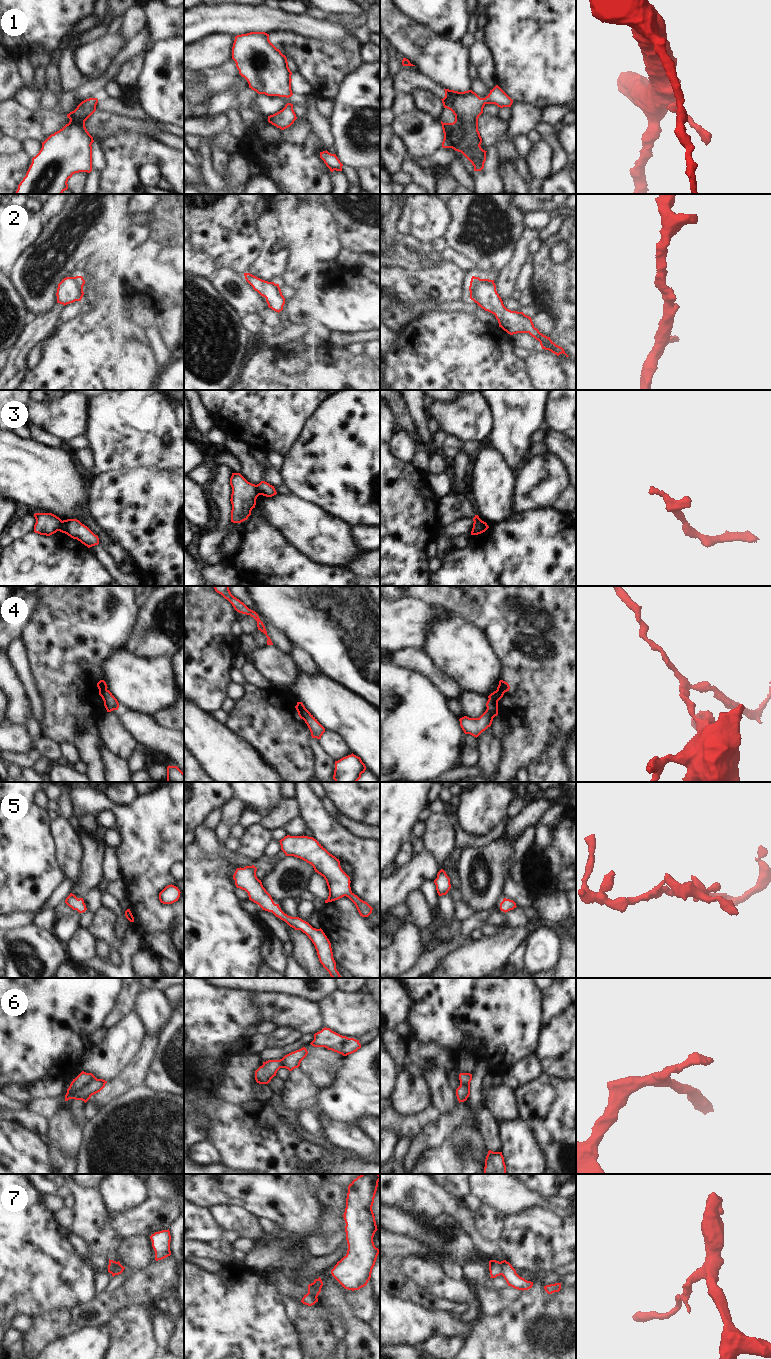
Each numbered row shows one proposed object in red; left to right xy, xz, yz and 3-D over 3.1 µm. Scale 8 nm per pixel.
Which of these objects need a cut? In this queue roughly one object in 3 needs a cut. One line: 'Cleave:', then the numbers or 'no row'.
Cleave: 3, 4, 6, 7

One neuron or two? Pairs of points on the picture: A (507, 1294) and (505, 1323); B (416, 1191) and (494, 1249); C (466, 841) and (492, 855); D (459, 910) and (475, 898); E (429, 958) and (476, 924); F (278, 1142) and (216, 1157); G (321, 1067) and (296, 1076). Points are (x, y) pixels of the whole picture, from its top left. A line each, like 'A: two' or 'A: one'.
A: two
B: one
C: two
D: two
E: one
F: two
G: two

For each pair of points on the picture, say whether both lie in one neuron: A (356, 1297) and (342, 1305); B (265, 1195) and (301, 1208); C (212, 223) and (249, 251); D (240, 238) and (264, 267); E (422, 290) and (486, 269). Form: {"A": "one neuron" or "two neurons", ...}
{"A": "two neurons", "B": "one neuron", "C": "one neuron", "D": "two neurons", "E": "two neurons"}

